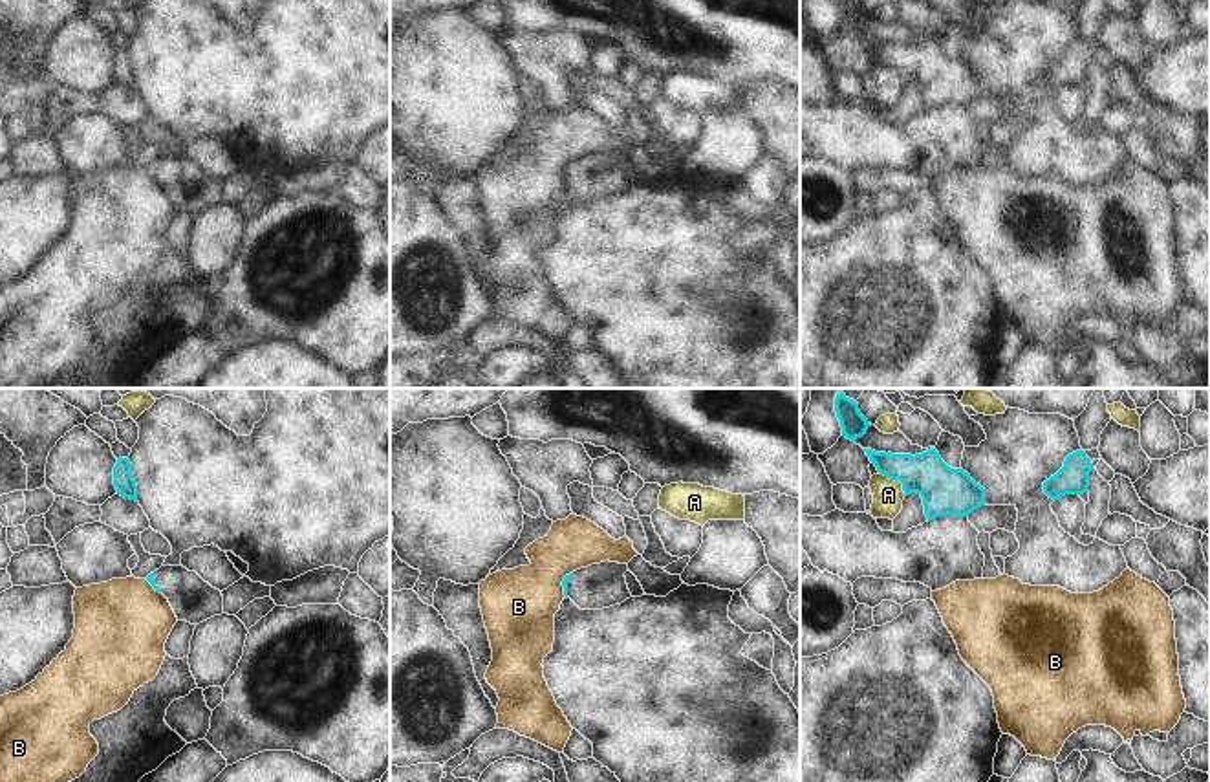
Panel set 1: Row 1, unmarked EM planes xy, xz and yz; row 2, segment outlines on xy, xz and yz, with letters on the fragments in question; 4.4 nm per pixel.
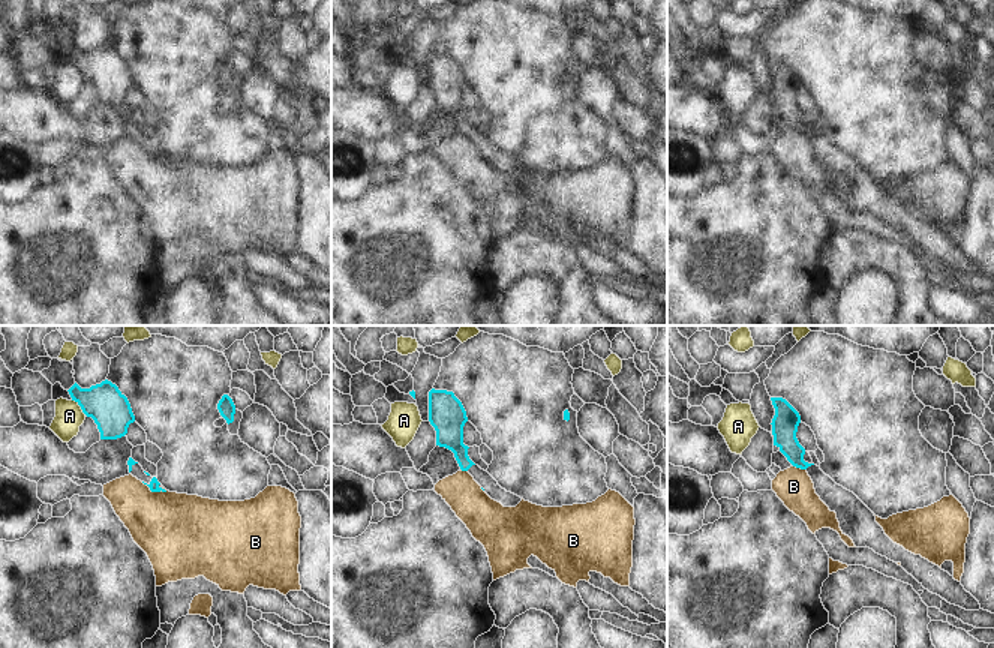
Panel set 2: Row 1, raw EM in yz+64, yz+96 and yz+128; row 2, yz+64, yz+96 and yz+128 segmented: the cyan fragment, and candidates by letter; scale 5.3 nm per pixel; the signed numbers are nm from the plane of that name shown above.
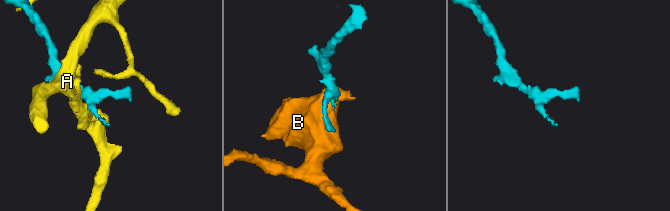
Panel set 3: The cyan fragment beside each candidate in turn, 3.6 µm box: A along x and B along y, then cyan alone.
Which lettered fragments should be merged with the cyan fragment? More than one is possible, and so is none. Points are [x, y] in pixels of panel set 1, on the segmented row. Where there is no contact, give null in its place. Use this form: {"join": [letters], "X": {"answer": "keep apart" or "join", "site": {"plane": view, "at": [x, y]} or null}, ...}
{"join": [], "A": {"answer": "keep apart", "site": {"plane": "yz", "at": [896, 478]}}, "B": {"answer": "keep apart", "site": {"plane": "xz", "at": [562, 583]}}}

